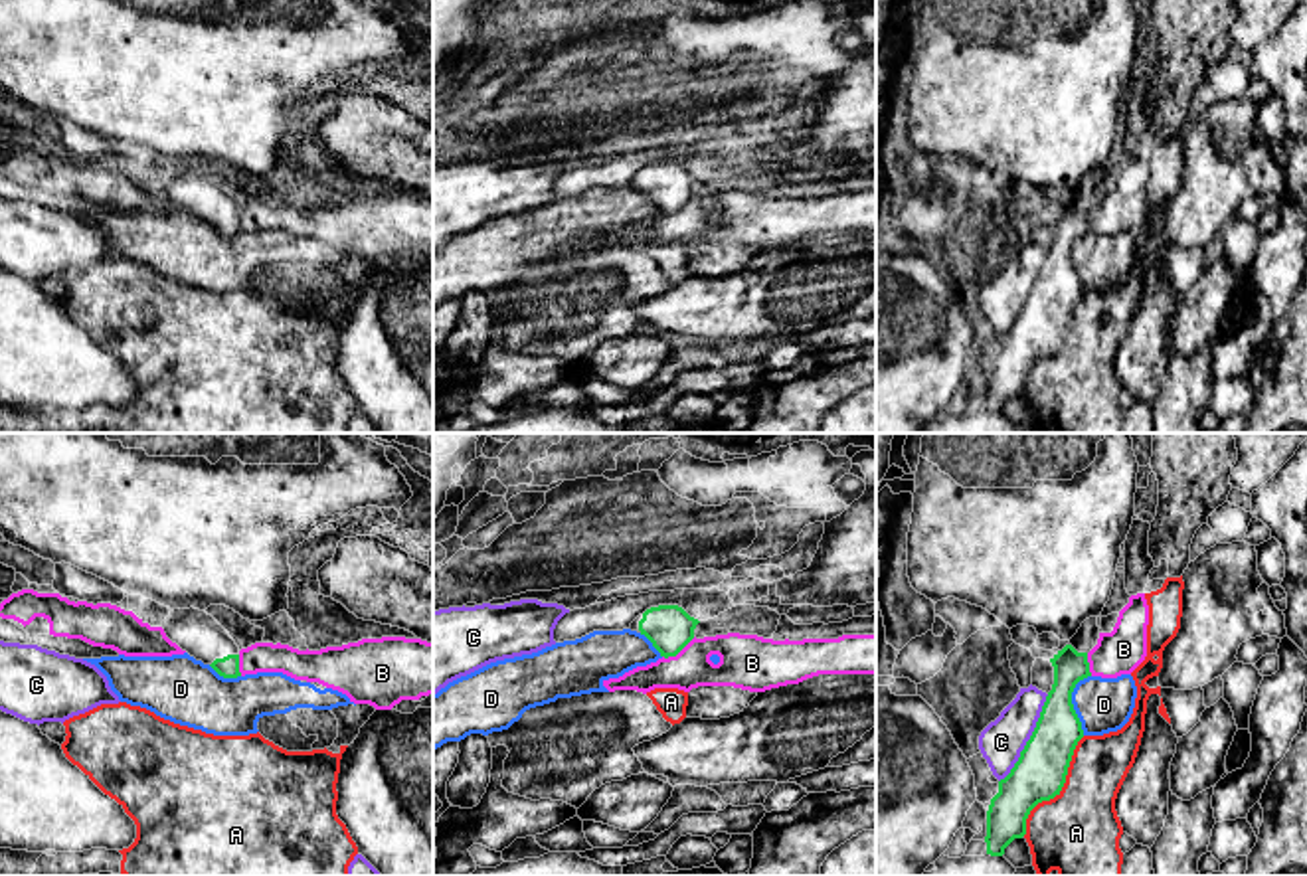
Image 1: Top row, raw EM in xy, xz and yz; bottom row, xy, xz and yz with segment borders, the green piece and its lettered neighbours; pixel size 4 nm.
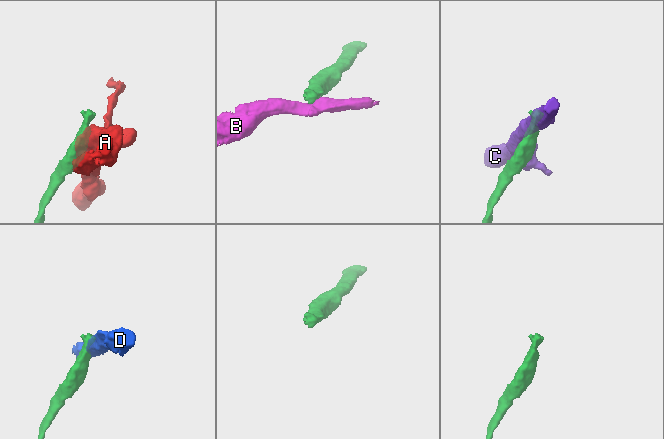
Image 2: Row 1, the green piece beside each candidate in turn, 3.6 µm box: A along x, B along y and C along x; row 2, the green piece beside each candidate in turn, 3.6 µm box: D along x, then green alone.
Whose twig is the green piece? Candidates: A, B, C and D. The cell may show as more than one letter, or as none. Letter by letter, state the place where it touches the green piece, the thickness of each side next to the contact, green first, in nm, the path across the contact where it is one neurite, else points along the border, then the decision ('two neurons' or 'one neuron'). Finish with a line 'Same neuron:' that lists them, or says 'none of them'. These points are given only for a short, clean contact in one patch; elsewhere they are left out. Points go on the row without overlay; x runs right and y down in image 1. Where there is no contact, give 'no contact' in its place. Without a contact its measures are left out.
A: meets green in yz at (1060, 347); 220 nm thick on the green side, 340 nm on the other; two neurons
B: meets green in xz at (679, 208); 190 nm thick on the green side, 180 nm on the other; border along xz (695, 194), (675, 212), (663, 214); two neurons
C: meets green in yz at (1031, 295); 220 nm thick on the green side, 180 nm on the other; two neurons
D: meets green in yz at (1070, 260); 200 nm thick on the green side, 220 nm on the other; border along yz (1090, 232), (1072, 250), (1072, 265), (1084, 291); two neurons
Same neuron: none of them

